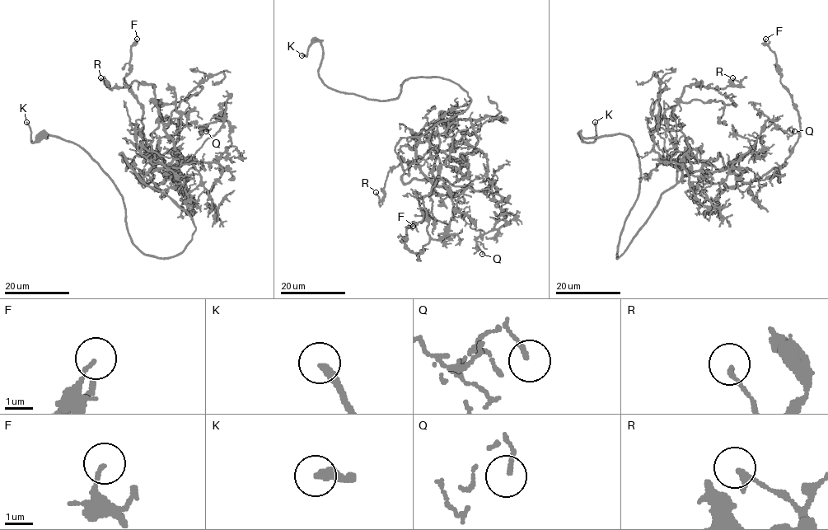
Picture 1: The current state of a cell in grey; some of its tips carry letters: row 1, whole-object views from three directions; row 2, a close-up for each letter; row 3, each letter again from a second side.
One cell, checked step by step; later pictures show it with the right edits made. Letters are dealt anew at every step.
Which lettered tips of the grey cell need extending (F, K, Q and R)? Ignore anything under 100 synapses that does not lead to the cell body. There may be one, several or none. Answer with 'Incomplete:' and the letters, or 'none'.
Incomplete: K

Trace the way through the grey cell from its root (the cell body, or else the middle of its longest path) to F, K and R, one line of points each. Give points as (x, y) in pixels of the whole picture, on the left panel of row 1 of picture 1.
F: (182, 208), (139, 176), (172, 167), (178, 182), (154, 167), (142, 144), (142, 105), (123, 77), (137, 39)
K: (182, 208), (196, 227), (186, 247), (145, 255), (114, 180), (72, 143), (47, 134), (33, 143), (26, 122)
R: (182, 208), (143, 180), (154, 165), (142, 147), (180, 153), (154, 86), (112, 89), (100, 77)

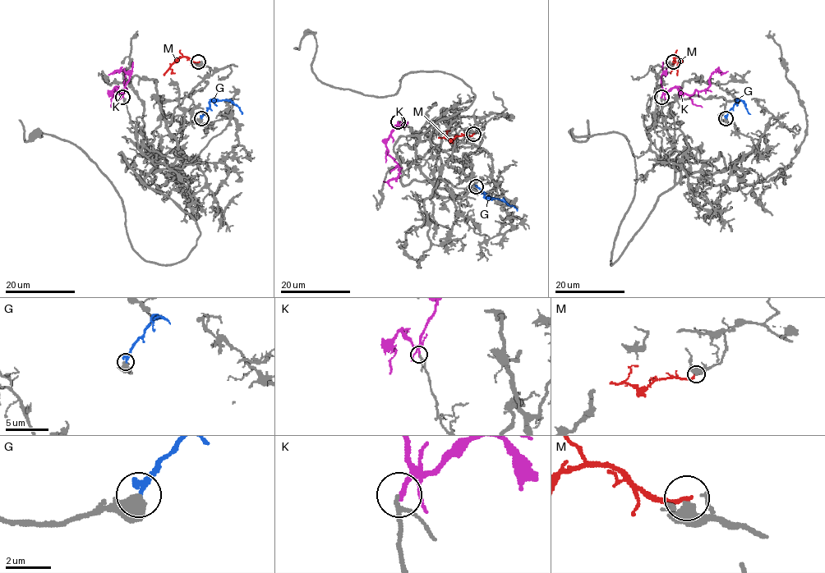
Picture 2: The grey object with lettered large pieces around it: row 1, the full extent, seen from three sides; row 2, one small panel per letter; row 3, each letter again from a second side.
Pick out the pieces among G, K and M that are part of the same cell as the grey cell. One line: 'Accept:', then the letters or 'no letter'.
Accept: G

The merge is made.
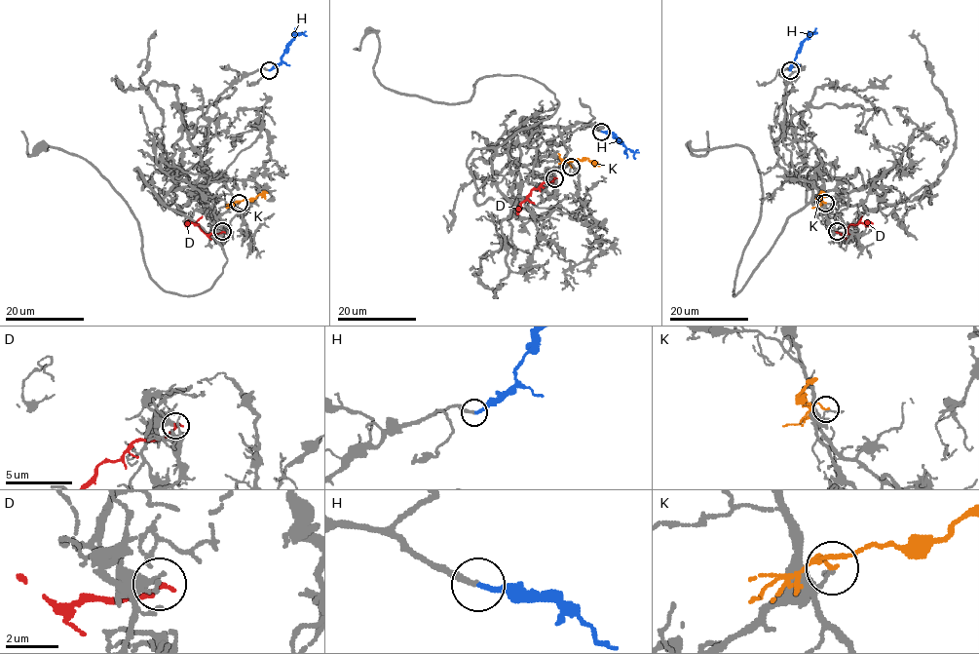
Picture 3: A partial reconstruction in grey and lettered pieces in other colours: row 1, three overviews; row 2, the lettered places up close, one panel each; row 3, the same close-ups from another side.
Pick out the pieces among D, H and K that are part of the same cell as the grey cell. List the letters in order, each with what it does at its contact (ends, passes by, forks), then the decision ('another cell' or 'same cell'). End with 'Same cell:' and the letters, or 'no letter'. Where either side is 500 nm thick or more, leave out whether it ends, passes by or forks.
D: it ends there; another cell
H: it ends there; same cell
K: it ends there; another cell
Same cell: H

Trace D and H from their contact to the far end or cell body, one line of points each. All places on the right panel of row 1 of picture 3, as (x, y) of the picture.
D: (837, 232), (845, 235), (852, 224), (873, 223)
H: (789, 70), (800, 44), (809, 34), (817, 31)

